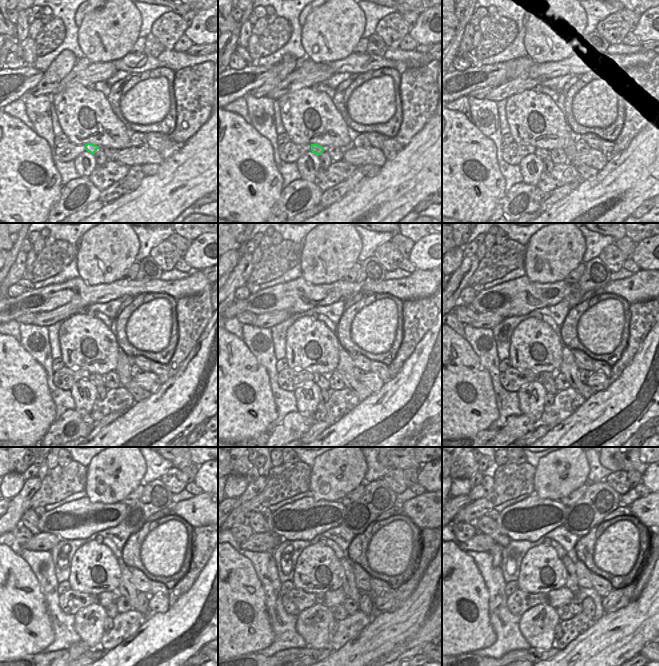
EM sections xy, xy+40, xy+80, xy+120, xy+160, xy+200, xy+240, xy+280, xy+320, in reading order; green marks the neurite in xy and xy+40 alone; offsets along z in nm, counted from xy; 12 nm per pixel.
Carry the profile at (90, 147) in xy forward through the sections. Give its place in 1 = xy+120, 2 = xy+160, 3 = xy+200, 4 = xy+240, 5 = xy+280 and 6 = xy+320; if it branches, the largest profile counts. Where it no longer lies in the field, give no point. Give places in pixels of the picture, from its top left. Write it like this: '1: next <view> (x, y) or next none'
1: next xy+120 (97, 379)
2: next xy+160 (321, 380)
3: next xy+200 (547, 379)
4: next xy+240 (107, 599)
5: next xy+280 (333, 600)
6: next xy+320 (559, 599)

